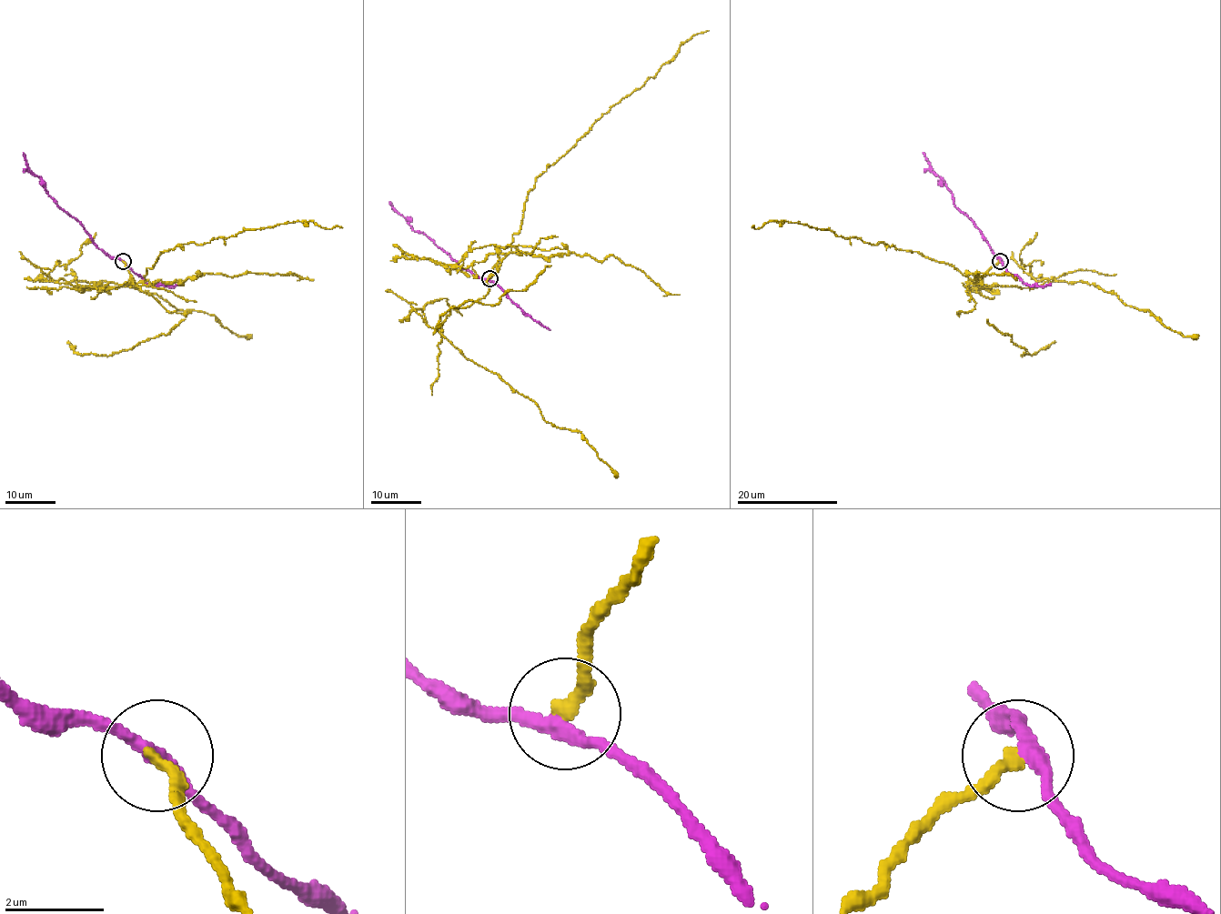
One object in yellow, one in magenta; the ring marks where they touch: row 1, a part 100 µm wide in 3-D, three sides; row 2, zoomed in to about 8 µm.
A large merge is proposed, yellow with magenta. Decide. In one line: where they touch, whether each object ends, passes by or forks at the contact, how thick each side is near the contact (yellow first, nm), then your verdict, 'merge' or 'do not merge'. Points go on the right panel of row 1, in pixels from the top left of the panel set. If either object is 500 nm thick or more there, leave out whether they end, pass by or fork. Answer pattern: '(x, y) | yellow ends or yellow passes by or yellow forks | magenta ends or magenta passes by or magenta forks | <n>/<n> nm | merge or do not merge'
(1000, 261) | yellow ends | magenta passes by | 240/280 nm | do not merge

